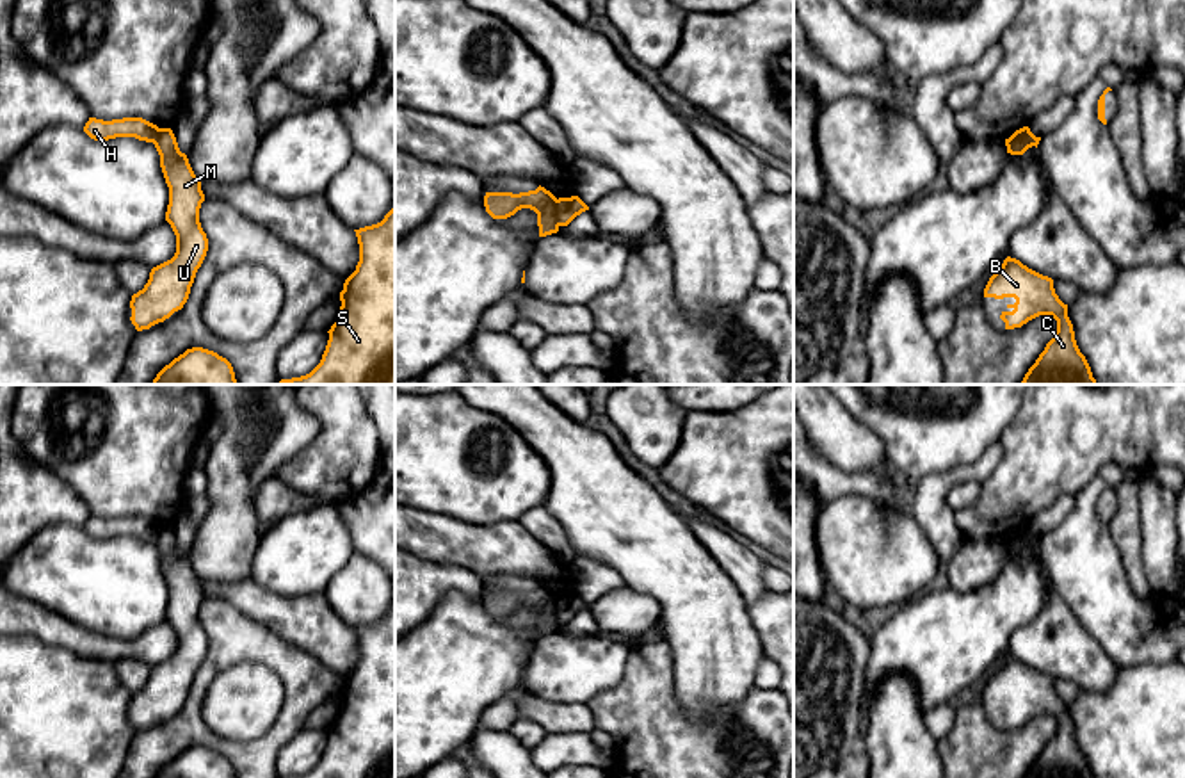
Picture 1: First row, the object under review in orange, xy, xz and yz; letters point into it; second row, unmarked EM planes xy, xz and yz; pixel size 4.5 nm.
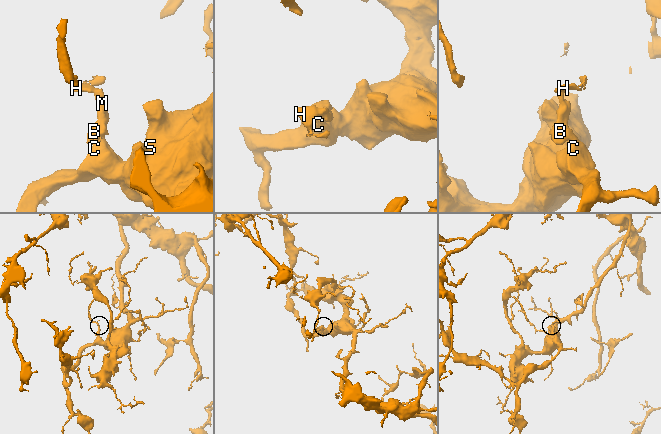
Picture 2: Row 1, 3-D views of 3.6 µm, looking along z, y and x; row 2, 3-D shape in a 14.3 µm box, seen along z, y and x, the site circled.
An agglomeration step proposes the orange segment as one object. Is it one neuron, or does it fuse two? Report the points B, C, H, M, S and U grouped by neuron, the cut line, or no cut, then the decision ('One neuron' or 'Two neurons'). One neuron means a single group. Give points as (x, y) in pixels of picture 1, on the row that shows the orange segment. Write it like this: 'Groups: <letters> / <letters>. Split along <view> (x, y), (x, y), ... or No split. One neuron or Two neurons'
Groups: B C M S U / H. Split along yz (1006, 141), (1027, 137), (1034, 145). Two neurons

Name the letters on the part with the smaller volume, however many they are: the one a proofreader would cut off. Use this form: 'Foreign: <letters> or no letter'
Foreign: H

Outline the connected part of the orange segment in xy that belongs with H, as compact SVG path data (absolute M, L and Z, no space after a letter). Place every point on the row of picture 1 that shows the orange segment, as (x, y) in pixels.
M89 118L89 121L84 126L84 132L94 141L135 137L139 141L155 144L160 128L142 118L123 118L112 121Z

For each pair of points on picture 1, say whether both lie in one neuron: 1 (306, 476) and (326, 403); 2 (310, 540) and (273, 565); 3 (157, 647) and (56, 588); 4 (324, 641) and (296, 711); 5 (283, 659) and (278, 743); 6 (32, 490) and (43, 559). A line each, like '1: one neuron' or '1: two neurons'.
1: one neuron
2: one neuron
3: two neurons
4: two neurons
5: one neuron
6: two neurons

